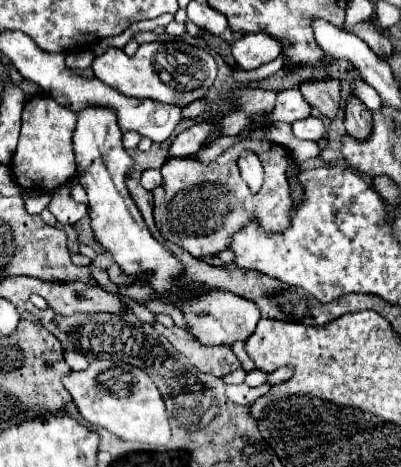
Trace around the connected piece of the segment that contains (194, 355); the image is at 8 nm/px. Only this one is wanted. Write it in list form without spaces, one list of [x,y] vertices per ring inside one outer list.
[[[154,323],[154,325],[156,325],[156,331],[160,331],[160,335],[164,335],[170,343],[174,343],[174,347],[180,349],[204,373],[222,377],[240,367],[230,345],[204,345],[194,335],[190,335],[180,327],[168,329],[160,323]]]

